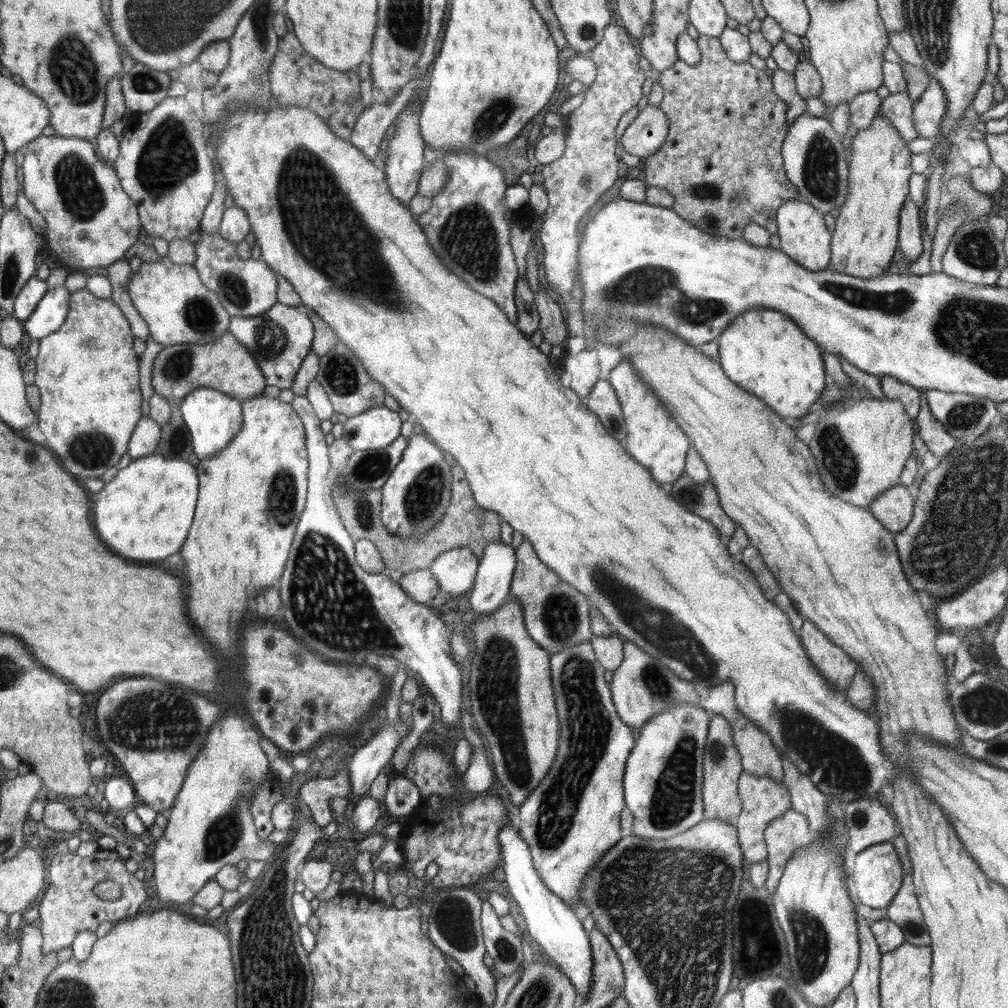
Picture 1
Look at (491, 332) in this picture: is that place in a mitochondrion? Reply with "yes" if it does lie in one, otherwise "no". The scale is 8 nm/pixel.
no

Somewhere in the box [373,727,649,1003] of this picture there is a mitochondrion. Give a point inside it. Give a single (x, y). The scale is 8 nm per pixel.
(454, 920)

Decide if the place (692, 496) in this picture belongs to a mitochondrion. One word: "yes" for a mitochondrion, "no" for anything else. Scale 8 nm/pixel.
yes

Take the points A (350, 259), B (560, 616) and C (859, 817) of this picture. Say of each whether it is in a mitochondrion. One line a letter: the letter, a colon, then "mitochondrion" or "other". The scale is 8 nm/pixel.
A: mitochondrion
B: mitochondrion
C: mitochondrion

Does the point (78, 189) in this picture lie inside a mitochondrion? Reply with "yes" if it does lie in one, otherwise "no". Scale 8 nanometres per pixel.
yes

